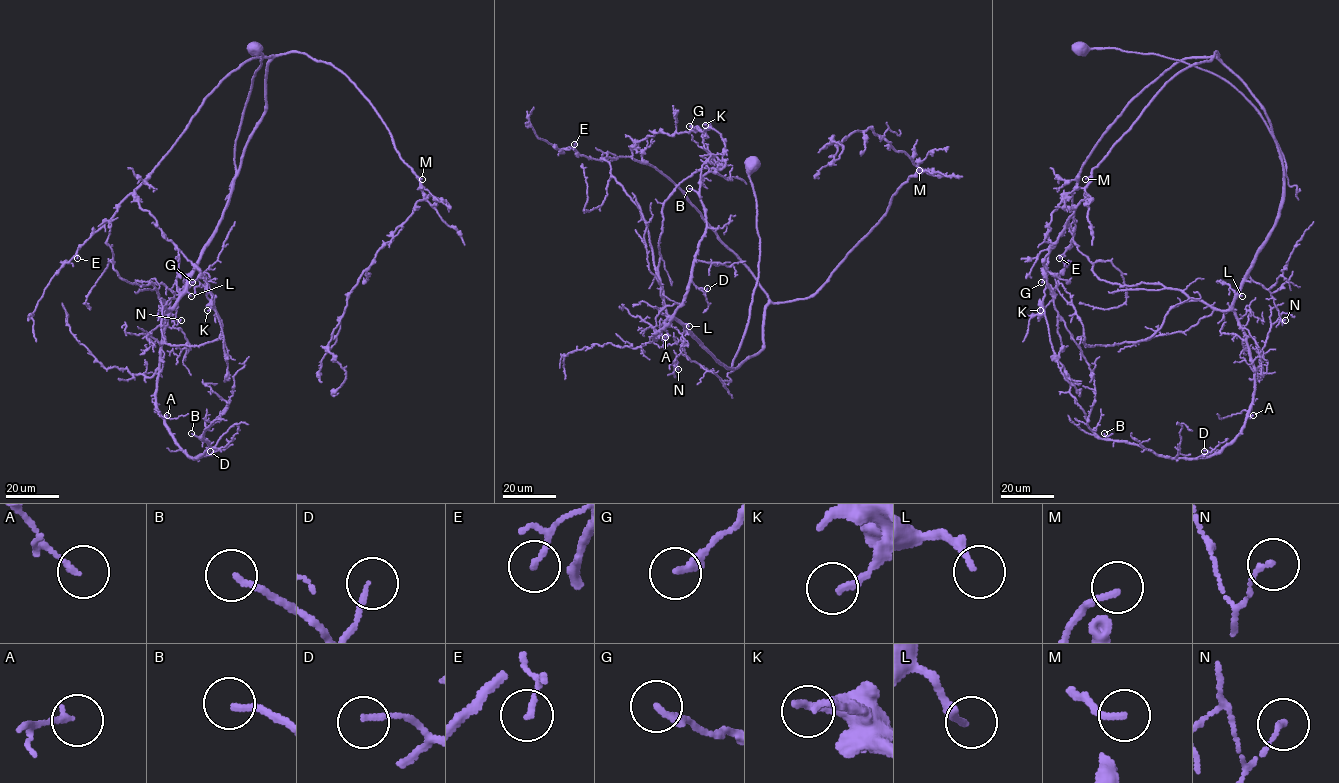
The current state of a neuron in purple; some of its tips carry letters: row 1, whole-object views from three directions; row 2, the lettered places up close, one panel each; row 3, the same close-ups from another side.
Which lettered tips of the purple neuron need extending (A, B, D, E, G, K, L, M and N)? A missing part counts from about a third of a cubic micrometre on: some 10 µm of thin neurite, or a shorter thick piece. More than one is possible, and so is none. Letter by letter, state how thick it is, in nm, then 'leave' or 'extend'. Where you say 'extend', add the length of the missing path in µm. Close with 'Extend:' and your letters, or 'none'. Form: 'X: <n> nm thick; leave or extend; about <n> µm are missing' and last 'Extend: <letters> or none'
A: 150 nm thick; leave
B: 190 nm thick; extend; about 30 µm are missing
D: 150 nm thick; leave
E: 120 nm thick; leave
G: 240 nm thick; leave
K: 200 nm thick; leave
L: 200 nm thick; extend; about 50 µm are missing
M: 180 nm thick; leave
N: 150 nm thick; leave
Extend: B, L

